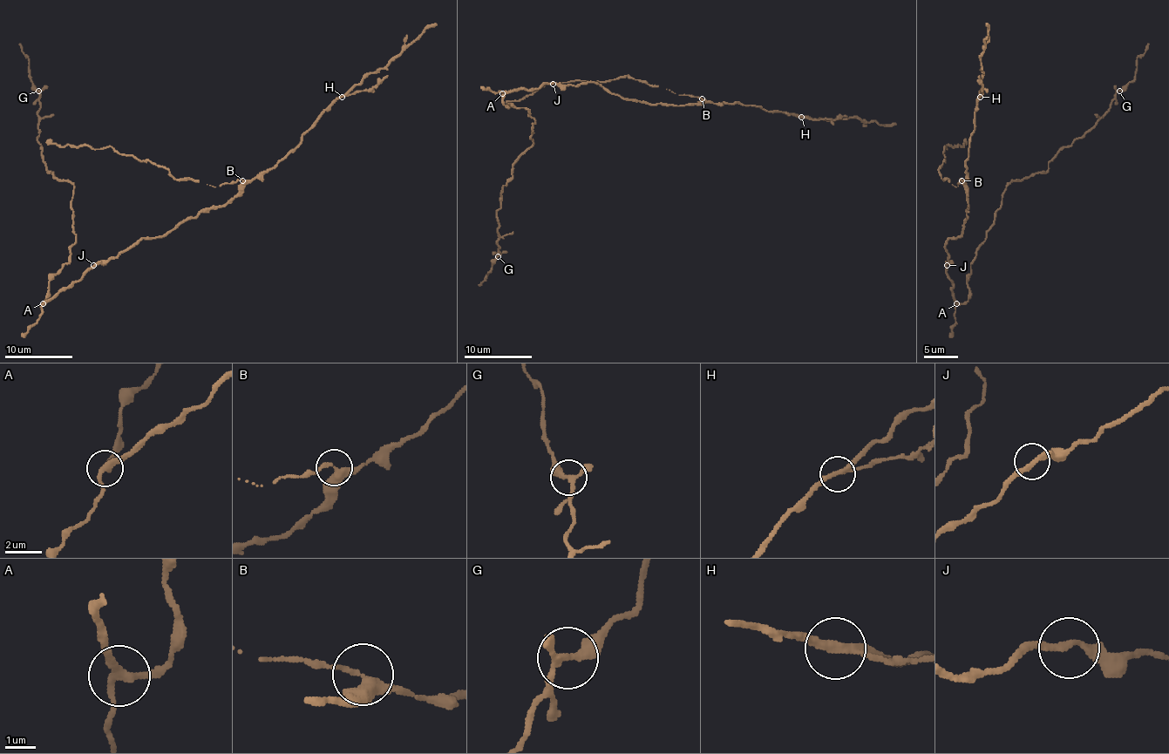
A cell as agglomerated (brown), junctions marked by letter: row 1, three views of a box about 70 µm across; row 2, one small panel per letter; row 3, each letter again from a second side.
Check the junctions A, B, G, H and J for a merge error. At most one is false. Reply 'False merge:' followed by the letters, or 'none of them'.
False merge: H

